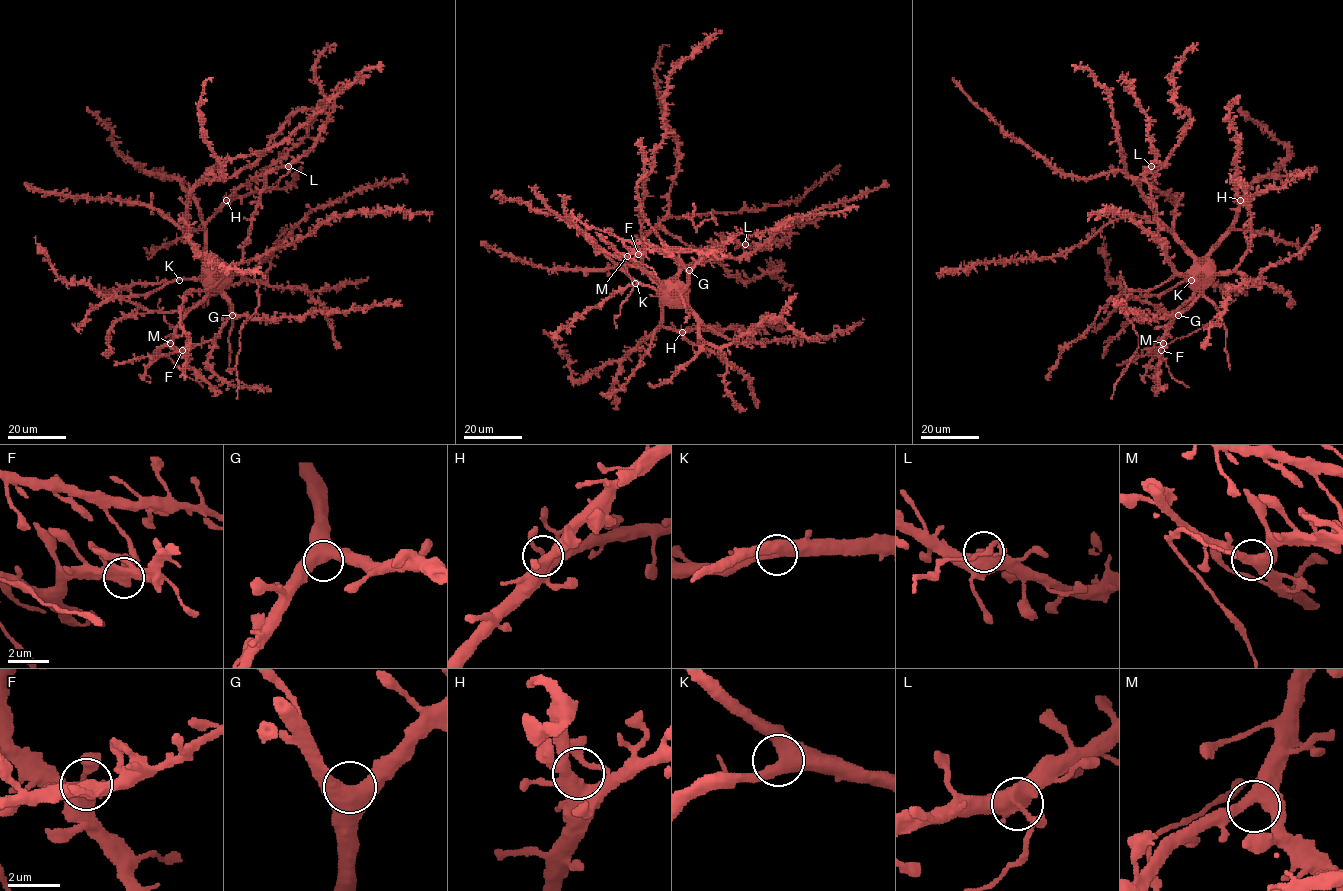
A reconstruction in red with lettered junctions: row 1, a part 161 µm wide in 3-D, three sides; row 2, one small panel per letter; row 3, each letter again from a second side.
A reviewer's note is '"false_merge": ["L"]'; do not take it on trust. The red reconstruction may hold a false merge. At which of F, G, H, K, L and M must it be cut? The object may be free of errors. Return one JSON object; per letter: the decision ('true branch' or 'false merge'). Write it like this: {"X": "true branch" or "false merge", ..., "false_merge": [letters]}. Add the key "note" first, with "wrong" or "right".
{"note": "right", "F": "true branch", "G": "true branch", "H": "true branch", "K": "true branch", "L": "false merge", "M": "true branch", "false_merge": ["L"]}

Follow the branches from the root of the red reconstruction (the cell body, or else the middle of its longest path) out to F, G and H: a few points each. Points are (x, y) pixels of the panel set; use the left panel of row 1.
F: (215, 270), (218, 268), (210, 280), (207, 294), (176, 329), (173, 345), (182, 350)
G: (215, 270), (232, 315)
H: (215, 270), (207, 257), (206, 225), (226, 200)

